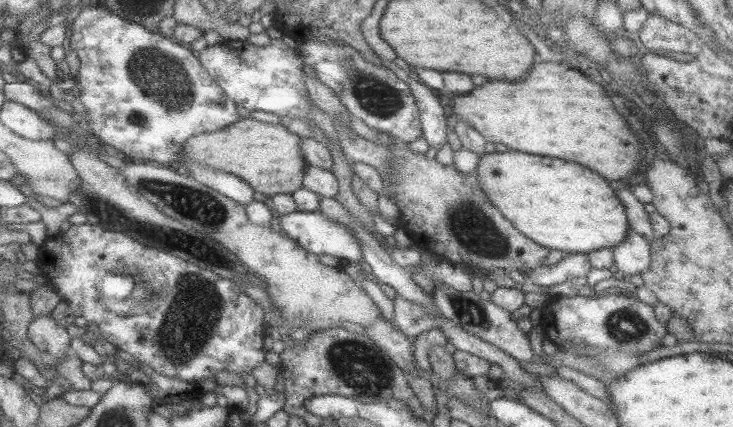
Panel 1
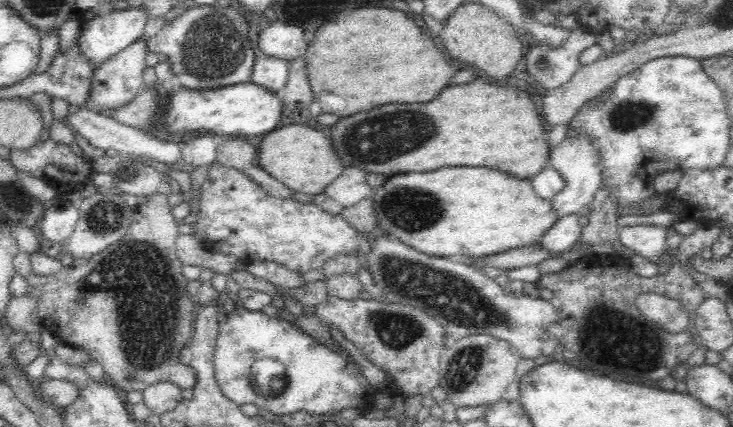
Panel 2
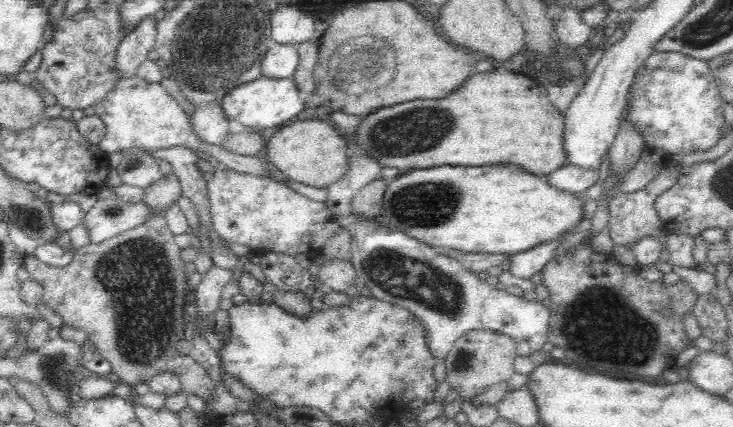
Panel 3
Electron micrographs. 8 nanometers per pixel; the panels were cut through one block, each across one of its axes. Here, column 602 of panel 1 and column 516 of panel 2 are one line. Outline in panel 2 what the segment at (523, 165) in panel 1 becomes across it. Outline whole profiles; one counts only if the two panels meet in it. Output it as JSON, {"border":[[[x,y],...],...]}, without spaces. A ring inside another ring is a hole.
{"border":[[[438,168],[434,172],[407,172],[388,176],[384,184],[372,190],[372,211],[380,230],[396,236],[402,243],[430,256],[449,257],[466,254],[483,257],[522,248],[540,240],[548,228],[558,220],[553,204],[541,200],[532,189],[530,179],[508,175],[493,168]]]}

